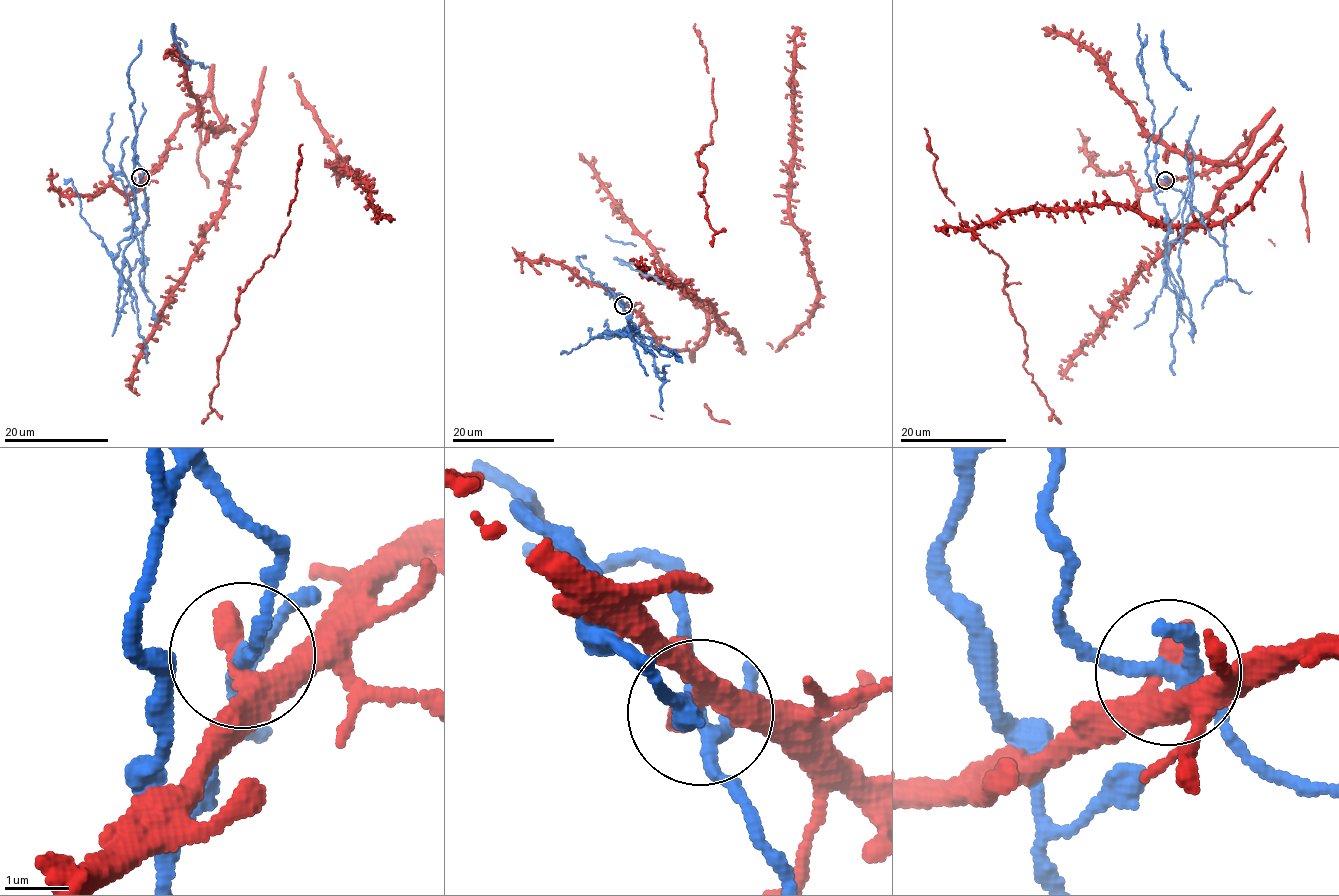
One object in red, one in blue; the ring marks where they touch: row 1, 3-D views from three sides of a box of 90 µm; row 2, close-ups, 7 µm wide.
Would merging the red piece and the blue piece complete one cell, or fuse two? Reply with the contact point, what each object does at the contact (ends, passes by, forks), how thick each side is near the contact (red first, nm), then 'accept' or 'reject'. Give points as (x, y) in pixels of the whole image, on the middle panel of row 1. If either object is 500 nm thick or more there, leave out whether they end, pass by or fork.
at (623, 305); red passes by; blue forks there; 300 nm thick on the red side, 200 nm on the other; reject

